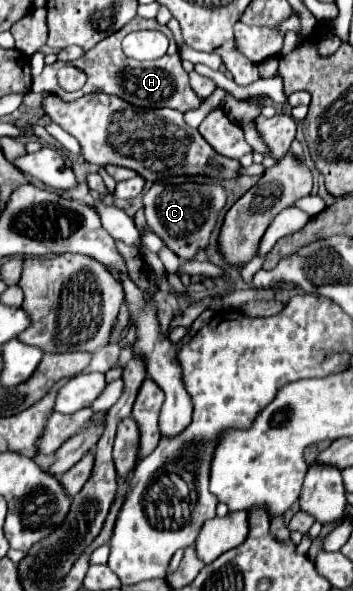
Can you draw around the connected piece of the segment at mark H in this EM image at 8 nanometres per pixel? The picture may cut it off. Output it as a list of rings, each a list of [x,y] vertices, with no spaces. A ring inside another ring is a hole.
[[[136,16],[130,24],[126,24],[122,30],[110,34],[108,38],[104,38],[102,42],[98,42],[94,48],[90,48],[88,52],[84,52],[84,56],[72,60],[72,62],[56,62],[56,64],[50,64],[44,68],[44,72],[40,76],[34,78],[32,82],[32,90],[34,92],[52,92],[56,96],[60,96],[62,100],[70,102],[70,100],[76,100],[80,96],[86,96],[90,92],[106,92],[106,94],[116,94],[120,96],[122,100],[134,104],[134,106],[142,106],[142,108],[174,108],[178,112],[186,112],[186,110],[194,110],[194,108],[200,108],[204,104],[204,100],[200,96],[194,94],[194,90],[190,88],[190,82],[188,82],[188,72],[182,68],[182,58],[180,58],[180,52],[174,44],[174,38],[170,38],[170,48],[166,52],[166,56],[158,58],[158,60],[152,60],[152,62],[138,62],[138,60],[128,60],[128,56],[124,56],[122,48],[120,48],[120,42],[122,38],[132,32],[132,30],[142,30],[142,28],[154,28],[154,30],[160,30],[162,26],[156,22],[156,20],[146,20],[146,18],[140,18]],[[62,66],[76,66],[80,70],[86,72],[88,80],[86,84],[78,90],[78,92],[64,92],[60,86],[58,86],[58,70]]]

